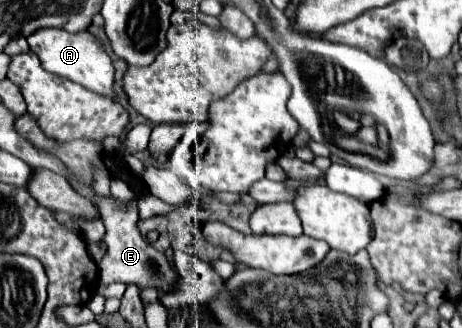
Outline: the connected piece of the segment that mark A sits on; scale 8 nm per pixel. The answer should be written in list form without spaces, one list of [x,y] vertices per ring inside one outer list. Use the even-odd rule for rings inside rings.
[[[47,28],[47,30],[37,30],[33,36],[27,36],[27,42],[29,42],[29,48],[41,58],[41,64],[45,70],[55,72],[57,76],[69,78],[95,94],[115,100],[115,90],[113,90],[115,68],[109,56],[105,54],[101,42],[89,30],[83,30],[79,34],[67,34],[67,30]]]

